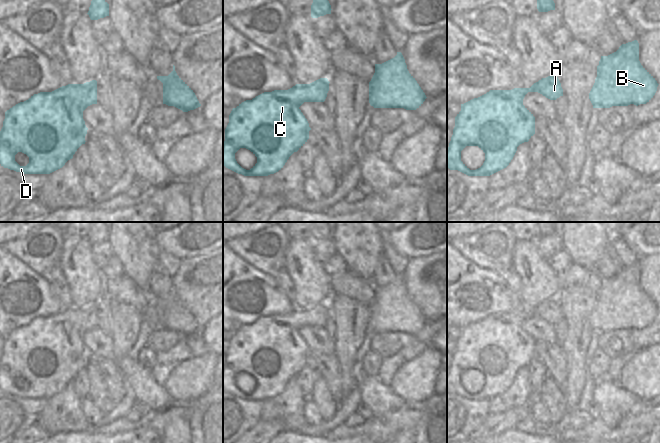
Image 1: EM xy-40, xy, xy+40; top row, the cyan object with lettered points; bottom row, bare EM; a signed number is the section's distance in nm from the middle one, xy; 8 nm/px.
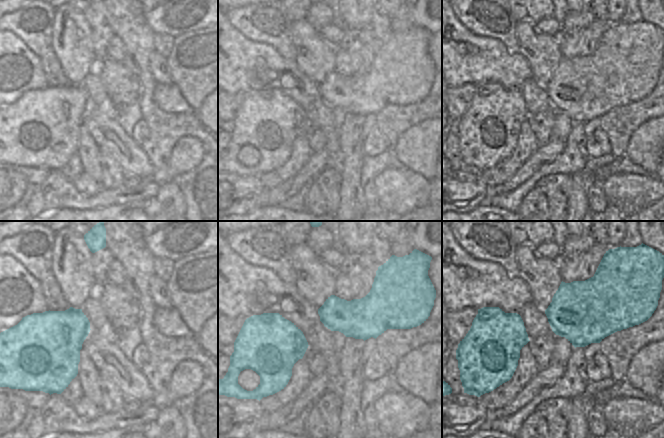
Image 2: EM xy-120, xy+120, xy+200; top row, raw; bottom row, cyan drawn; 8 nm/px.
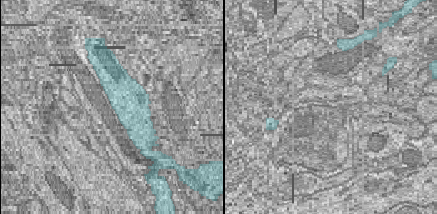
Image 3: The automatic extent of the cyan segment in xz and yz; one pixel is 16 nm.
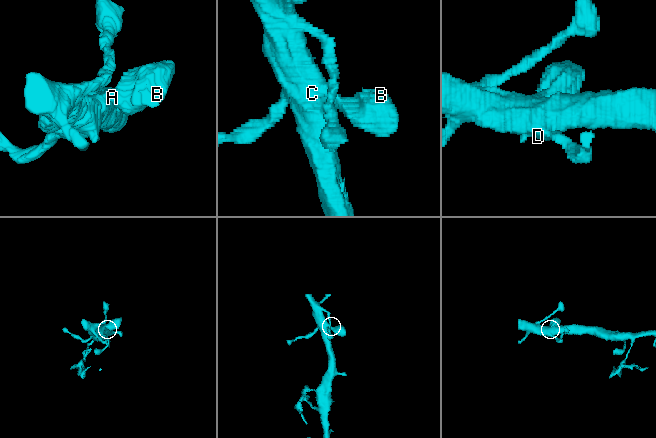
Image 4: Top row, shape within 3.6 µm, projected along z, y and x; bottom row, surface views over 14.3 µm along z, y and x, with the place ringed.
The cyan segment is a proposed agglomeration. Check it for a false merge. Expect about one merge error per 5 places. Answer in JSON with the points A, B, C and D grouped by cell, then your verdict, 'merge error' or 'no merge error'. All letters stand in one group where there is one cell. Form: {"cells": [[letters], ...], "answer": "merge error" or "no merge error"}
{"cells": [["A", "B", "C", "D"]], "answer": "no merge error"}

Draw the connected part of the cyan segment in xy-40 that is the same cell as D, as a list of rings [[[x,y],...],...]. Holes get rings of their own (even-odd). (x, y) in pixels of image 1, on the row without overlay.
[[[96,304],[84,308],[68,308],[52,316],[34,318],[7,334],[0,355],[1,390],[22,398],[50,398],[62,392],[86,366],[88,352],[83,343],[83,335],[92,328],[97,328]],[[18,376],[29,381],[26,390],[20,390],[15,385]]]

